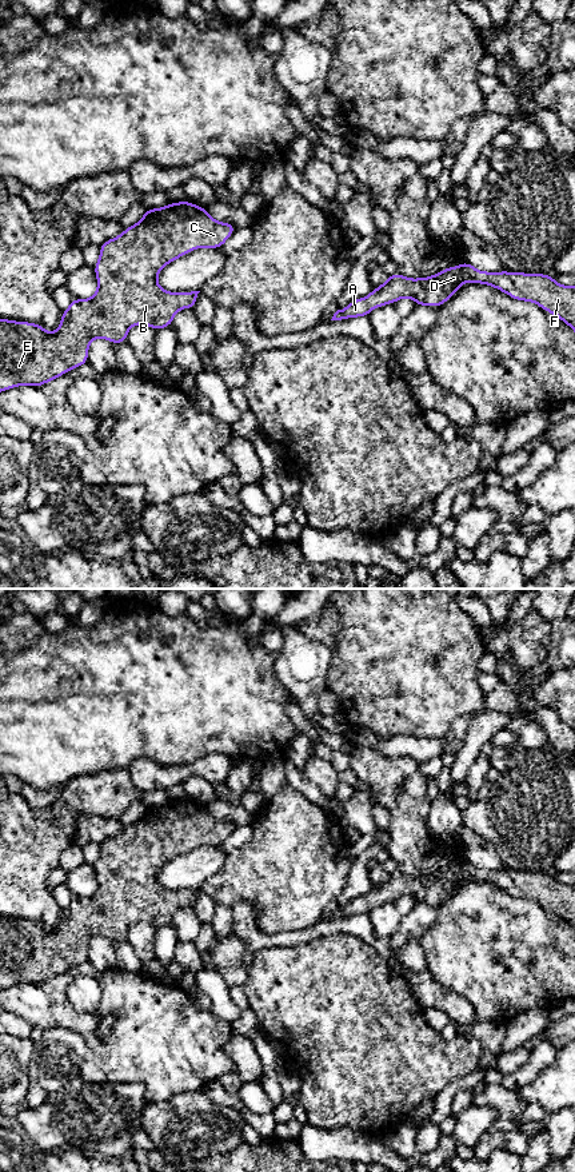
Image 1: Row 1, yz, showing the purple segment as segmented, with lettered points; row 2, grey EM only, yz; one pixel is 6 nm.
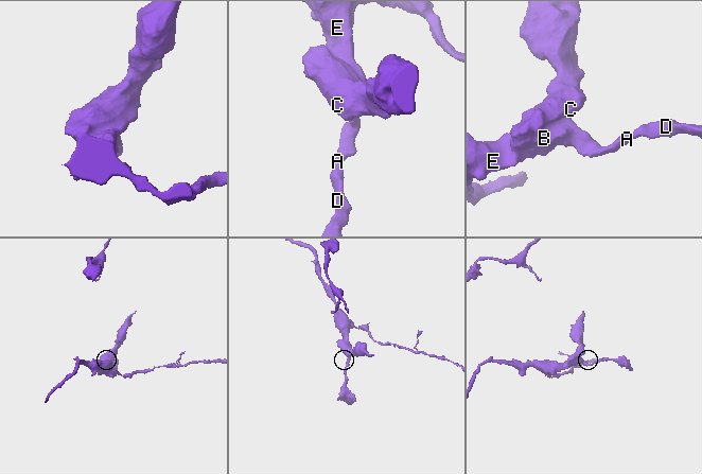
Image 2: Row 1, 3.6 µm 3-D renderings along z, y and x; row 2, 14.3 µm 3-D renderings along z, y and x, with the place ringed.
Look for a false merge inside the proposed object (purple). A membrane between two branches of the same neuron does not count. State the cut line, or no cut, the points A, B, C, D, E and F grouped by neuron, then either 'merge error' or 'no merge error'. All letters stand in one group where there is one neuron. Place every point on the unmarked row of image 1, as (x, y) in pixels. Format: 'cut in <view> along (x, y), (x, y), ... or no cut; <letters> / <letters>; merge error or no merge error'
no cut; A B C D E F; no merge error

